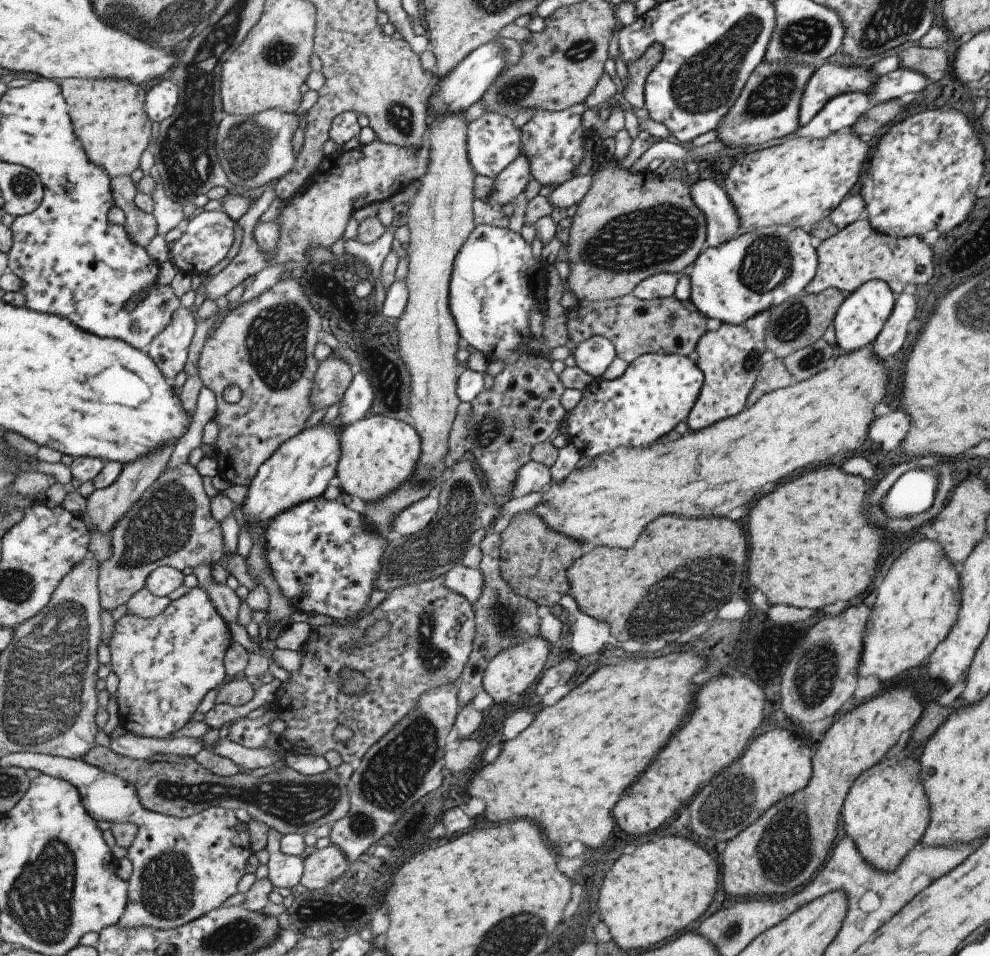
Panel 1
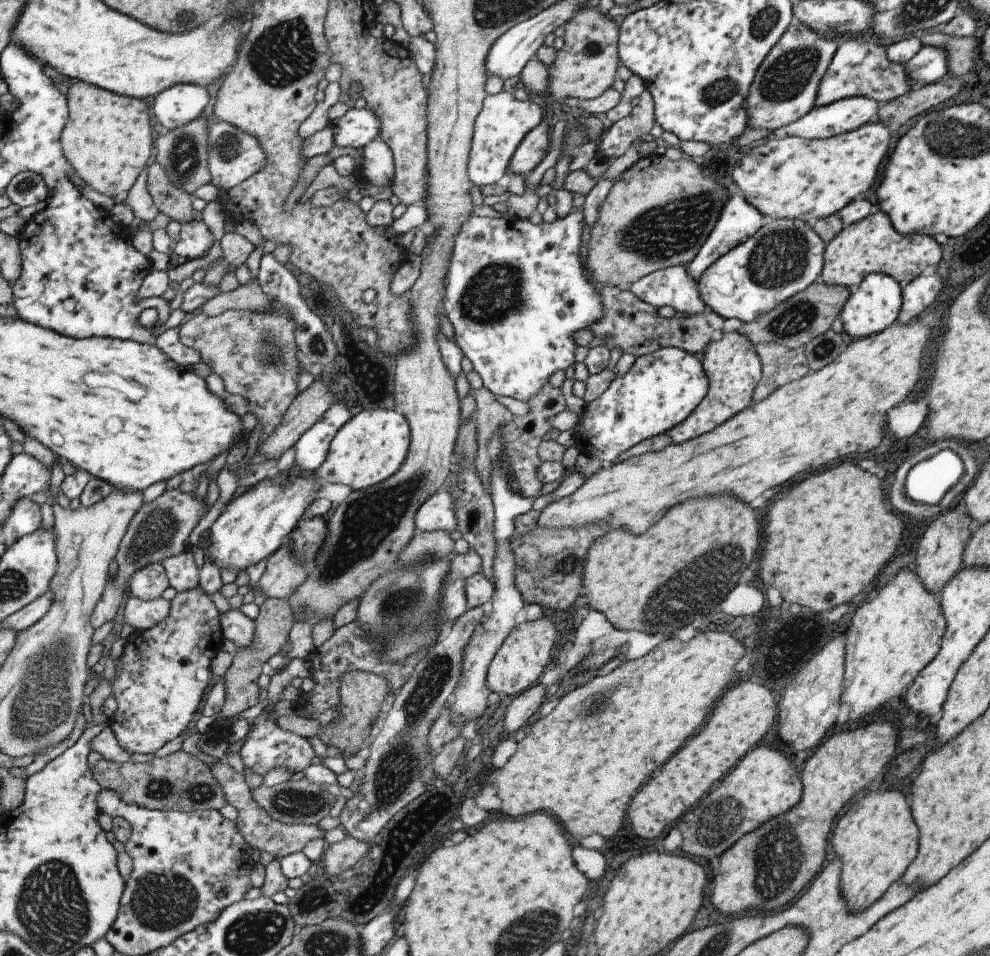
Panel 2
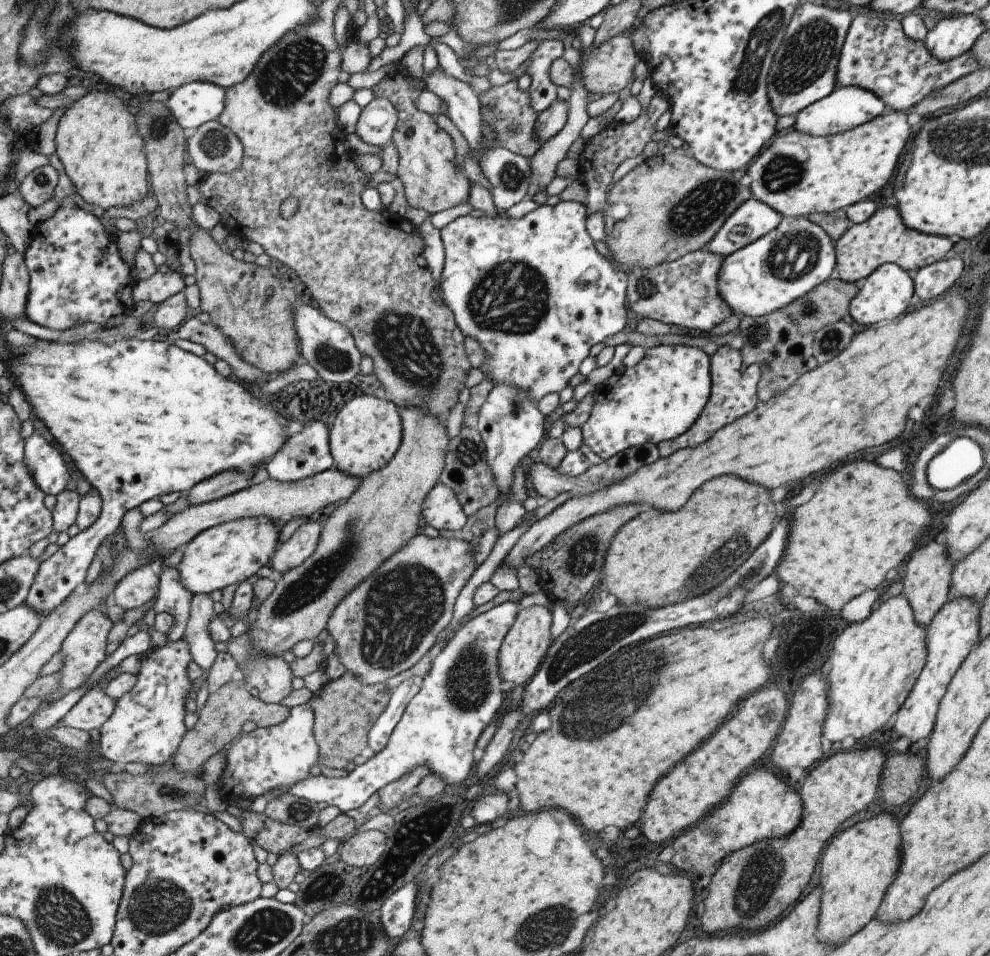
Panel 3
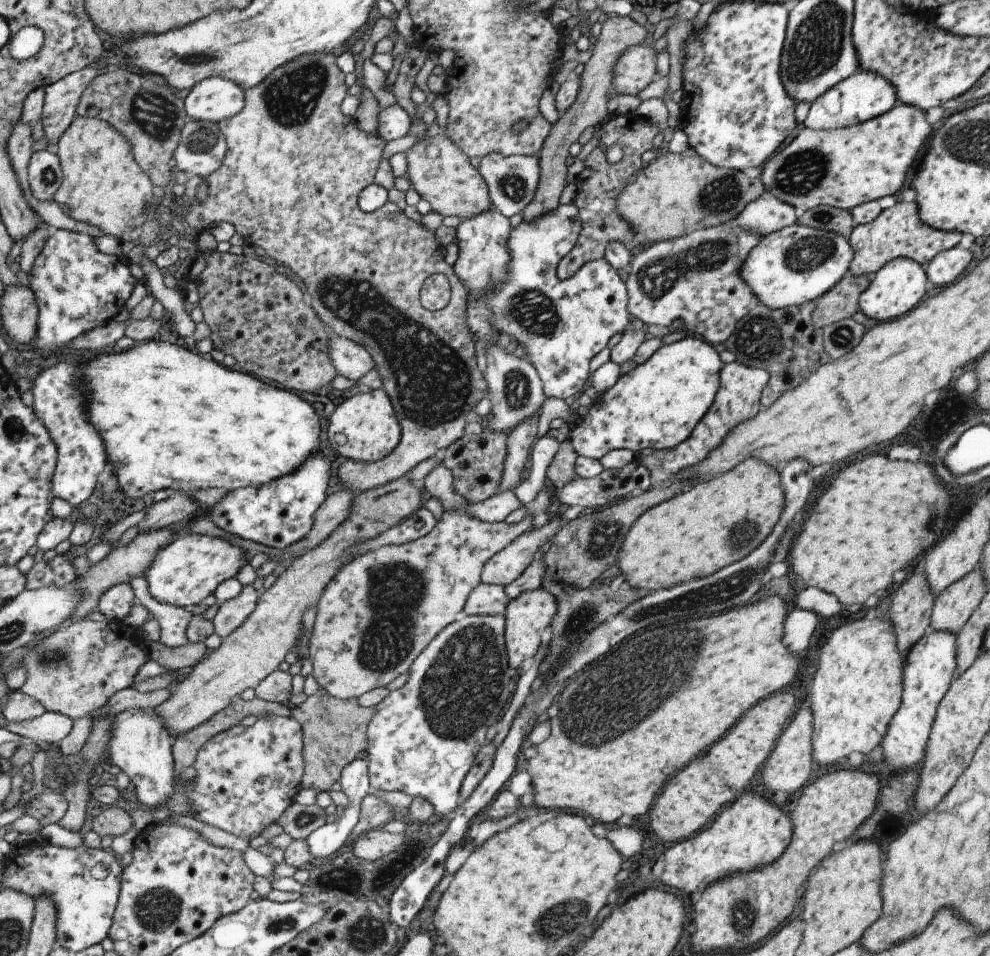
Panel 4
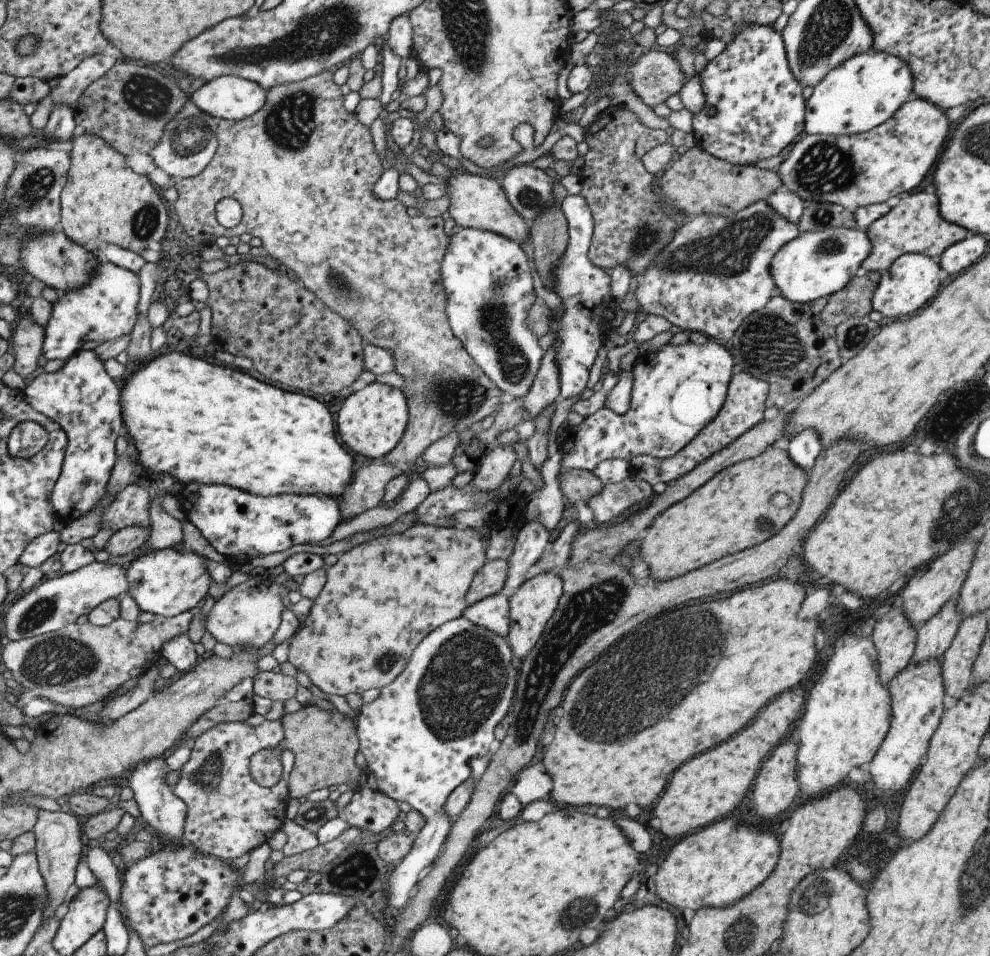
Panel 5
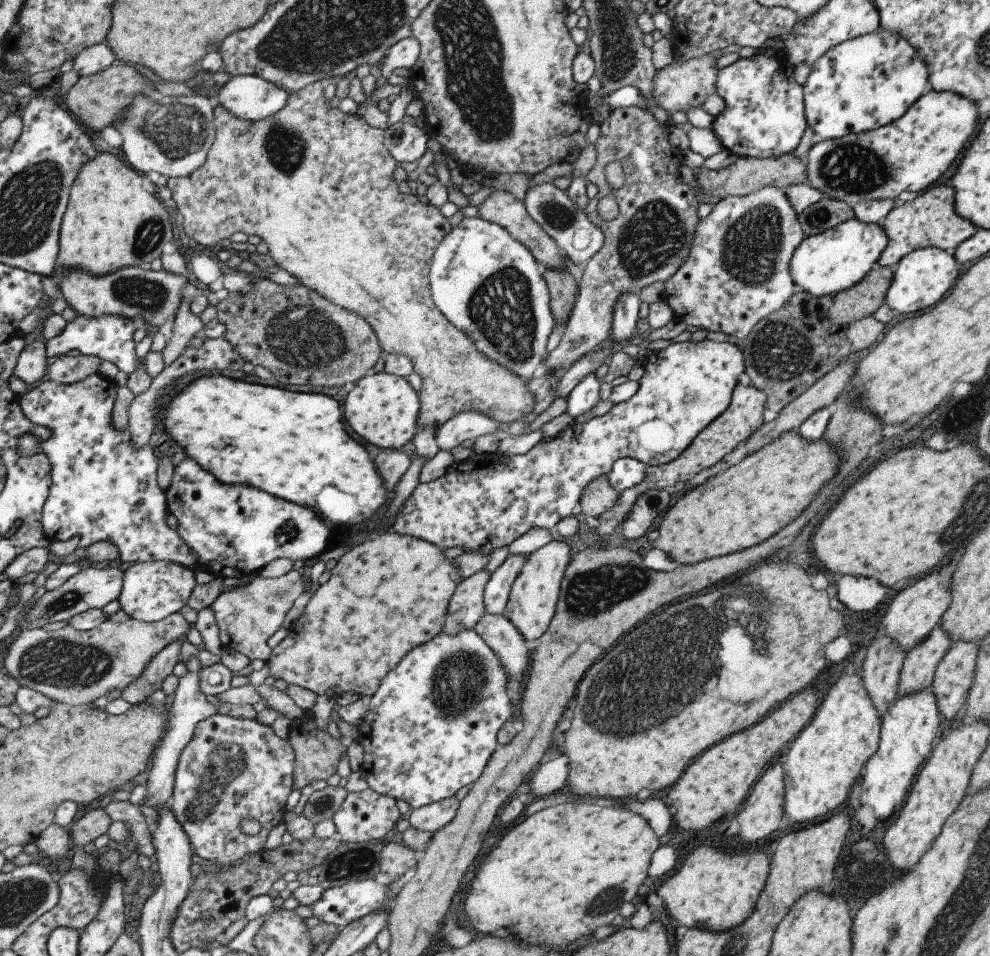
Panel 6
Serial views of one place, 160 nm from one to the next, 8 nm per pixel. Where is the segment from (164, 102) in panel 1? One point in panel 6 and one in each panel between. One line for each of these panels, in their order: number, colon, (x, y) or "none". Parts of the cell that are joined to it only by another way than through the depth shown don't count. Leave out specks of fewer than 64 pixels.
2: (173, 107)
3: (196, 102)
4: (214, 98)
5: (232, 98)
6: (248, 97)

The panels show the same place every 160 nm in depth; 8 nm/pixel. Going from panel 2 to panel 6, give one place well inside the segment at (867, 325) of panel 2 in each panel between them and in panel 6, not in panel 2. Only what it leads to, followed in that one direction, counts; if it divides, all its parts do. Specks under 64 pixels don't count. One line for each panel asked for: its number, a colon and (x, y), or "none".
3: (883, 295)
4: (897, 286)
5: (912, 279)
6: (920, 278)

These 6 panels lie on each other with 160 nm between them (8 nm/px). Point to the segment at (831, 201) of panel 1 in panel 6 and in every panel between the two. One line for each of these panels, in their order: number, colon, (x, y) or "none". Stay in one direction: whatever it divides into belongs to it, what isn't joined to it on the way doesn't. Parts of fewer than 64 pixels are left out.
2: (790, 178)
3: (797, 175)
4: (845, 167)
5: (855, 170)
6: (910, 153)

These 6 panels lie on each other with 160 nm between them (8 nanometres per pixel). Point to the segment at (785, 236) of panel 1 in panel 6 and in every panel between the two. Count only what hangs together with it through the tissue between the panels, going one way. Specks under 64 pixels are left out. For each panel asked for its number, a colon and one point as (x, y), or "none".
2: (782, 257)
3: (763, 276)
4: (794, 265)
5: (816, 264)
6: (825, 264)

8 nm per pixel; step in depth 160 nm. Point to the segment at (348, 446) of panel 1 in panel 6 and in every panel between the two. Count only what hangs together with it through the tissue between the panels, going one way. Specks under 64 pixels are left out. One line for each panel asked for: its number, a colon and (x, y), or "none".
2: (372, 444)
3: (365, 433)
4: (364, 428)
5: (370, 422)
6: (382, 409)

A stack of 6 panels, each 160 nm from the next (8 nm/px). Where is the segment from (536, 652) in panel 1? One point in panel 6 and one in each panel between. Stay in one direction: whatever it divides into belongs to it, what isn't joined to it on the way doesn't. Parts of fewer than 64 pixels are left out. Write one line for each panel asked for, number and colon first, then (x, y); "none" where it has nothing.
2: (518, 662)
3: (523, 646)
4: (525, 617)
5: (529, 609)
6: (532, 598)

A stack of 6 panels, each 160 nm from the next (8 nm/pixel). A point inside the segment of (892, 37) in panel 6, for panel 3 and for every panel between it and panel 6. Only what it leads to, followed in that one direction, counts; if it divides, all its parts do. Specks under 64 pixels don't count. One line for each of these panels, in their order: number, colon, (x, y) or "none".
3: (842, 109)
4: (861, 96)
5: (865, 90)

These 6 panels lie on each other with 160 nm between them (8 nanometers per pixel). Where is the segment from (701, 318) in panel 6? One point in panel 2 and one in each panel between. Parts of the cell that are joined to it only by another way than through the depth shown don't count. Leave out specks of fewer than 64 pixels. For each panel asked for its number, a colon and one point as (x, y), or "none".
2: (671, 286)
3: (683, 292)
4: (694, 278)
5: (714, 271)

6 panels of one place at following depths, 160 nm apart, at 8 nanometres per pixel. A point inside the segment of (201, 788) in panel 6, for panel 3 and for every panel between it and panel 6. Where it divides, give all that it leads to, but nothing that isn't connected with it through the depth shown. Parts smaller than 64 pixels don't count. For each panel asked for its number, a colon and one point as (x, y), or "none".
3: (267, 759)
4: (246, 776)
5: (227, 814)

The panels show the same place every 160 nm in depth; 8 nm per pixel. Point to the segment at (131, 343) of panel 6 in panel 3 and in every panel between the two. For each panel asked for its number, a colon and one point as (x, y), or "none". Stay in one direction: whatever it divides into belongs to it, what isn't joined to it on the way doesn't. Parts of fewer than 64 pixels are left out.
3: (77, 274)
4: (78, 287)
5: (105, 309)

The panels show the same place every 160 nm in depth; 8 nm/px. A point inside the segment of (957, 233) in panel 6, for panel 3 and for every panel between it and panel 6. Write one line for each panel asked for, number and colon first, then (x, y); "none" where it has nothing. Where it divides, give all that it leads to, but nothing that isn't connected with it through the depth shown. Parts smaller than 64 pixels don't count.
3: (882, 238)
4: (898, 231)
5: (913, 226)

